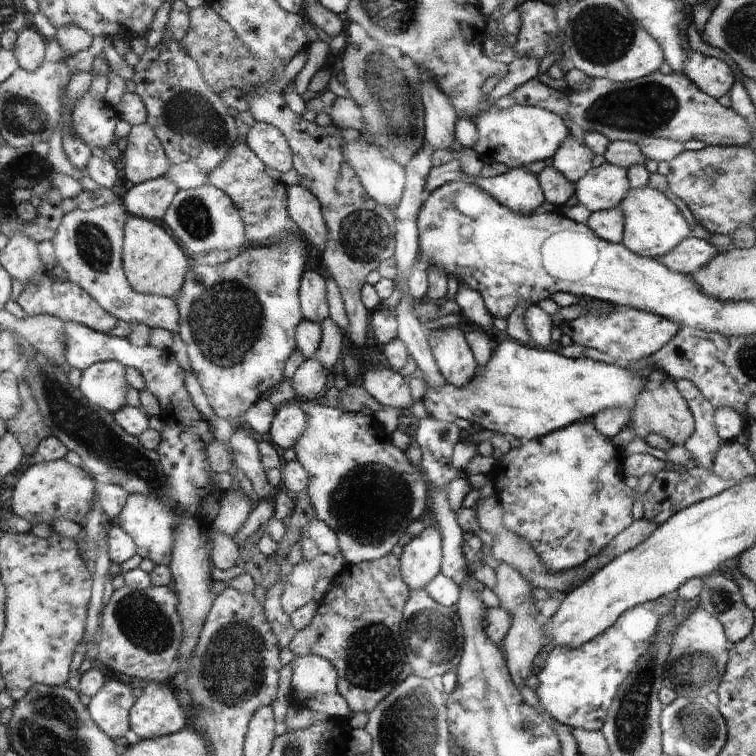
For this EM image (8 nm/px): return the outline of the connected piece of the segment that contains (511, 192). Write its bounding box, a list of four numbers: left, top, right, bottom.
[460,166,545,211]

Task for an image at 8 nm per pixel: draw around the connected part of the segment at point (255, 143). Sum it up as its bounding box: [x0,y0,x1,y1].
[245,121,292,172]

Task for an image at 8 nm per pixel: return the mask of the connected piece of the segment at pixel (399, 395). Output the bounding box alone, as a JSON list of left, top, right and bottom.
[362,369,414,412]

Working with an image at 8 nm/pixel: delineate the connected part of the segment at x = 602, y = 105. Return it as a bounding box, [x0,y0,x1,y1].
[510,72,752,146]

